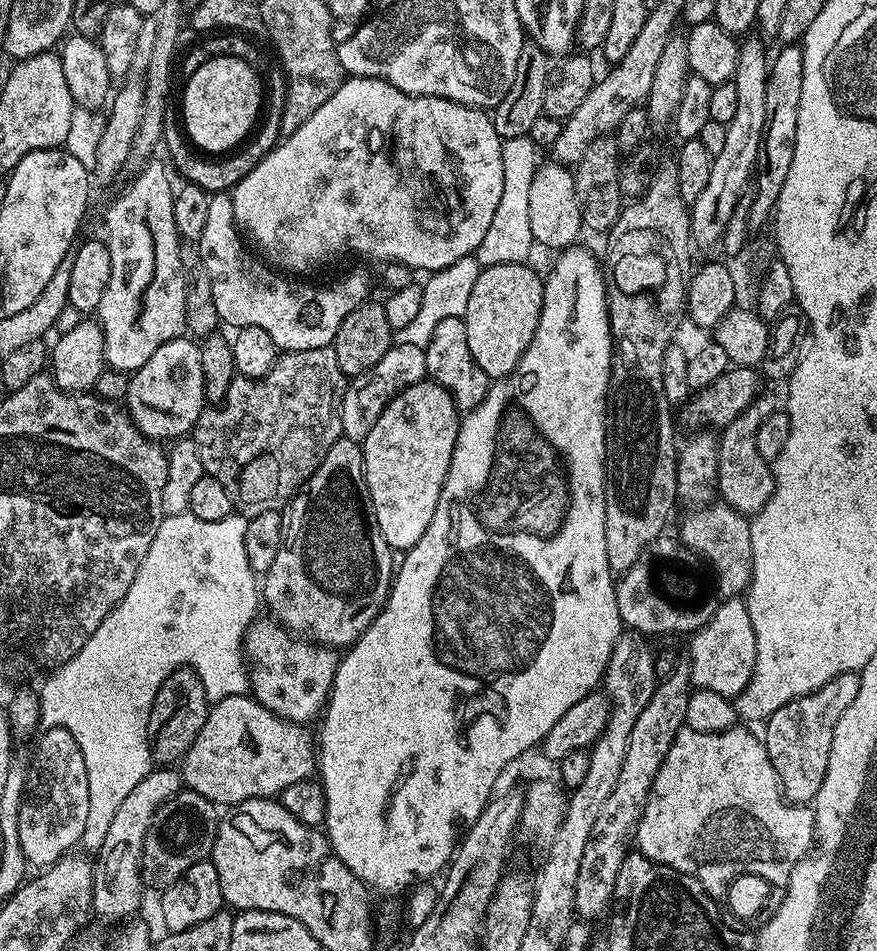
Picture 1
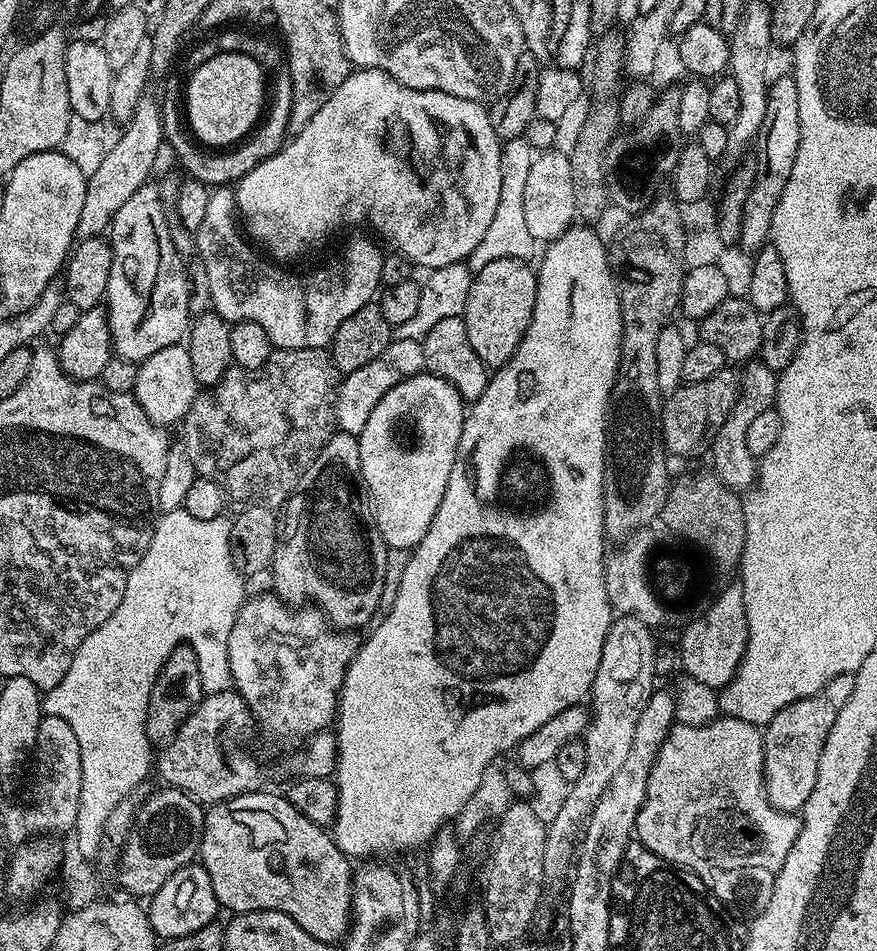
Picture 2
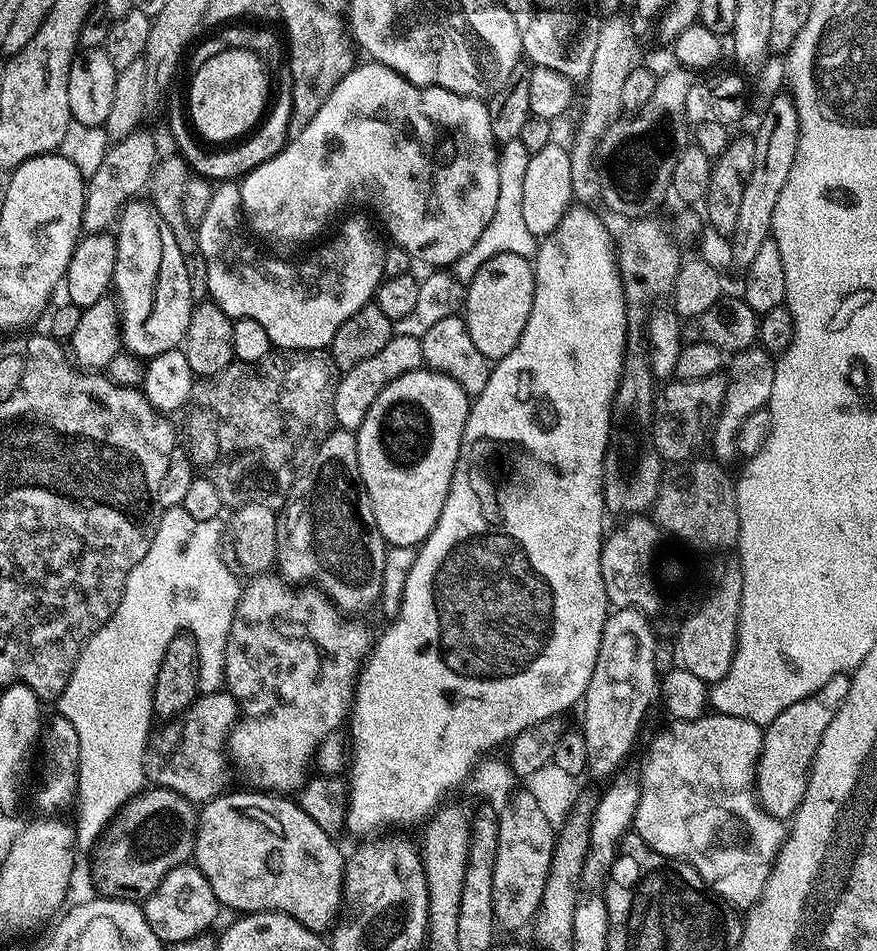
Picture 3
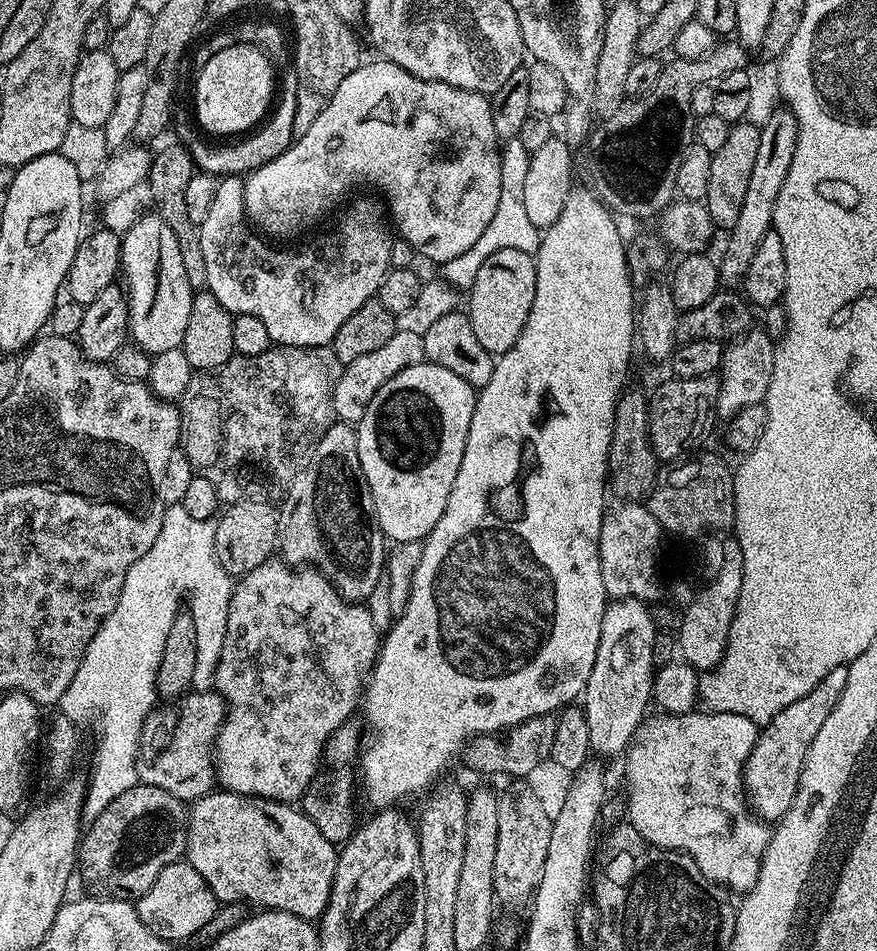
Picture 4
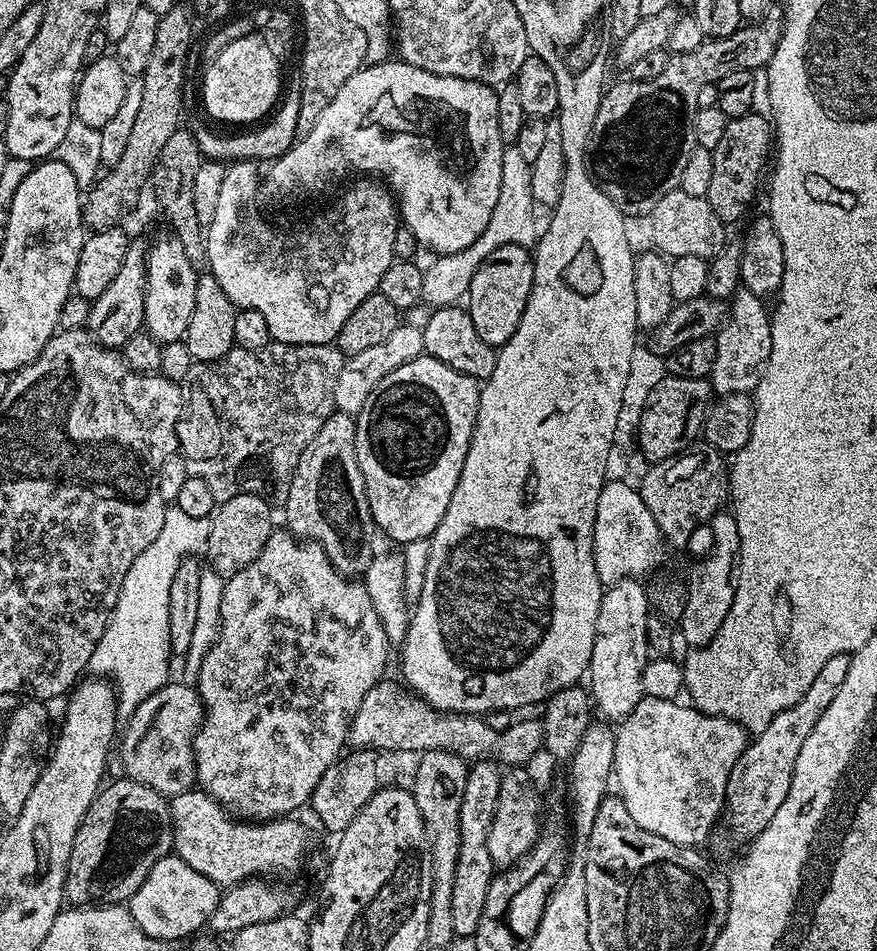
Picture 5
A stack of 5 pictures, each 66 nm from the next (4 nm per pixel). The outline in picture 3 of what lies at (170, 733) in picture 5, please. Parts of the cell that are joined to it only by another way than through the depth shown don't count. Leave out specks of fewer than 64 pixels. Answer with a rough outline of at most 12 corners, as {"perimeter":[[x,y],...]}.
{"perimeter":[[227,690],[197,695],[159,787],[207,802],[242,709]]}

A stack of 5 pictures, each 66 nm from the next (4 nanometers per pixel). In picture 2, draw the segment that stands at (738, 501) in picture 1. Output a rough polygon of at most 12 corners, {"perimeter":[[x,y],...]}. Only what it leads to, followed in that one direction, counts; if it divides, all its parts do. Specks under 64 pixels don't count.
{"perimeter":[[743,365],[740,397],[711,437],[712,468],[726,487],[751,489],[758,460],[746,430],[776,403],[777,373]]}

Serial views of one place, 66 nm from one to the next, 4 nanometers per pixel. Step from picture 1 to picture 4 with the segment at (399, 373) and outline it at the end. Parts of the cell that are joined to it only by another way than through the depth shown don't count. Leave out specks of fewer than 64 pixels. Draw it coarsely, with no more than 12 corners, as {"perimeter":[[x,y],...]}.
{"perimeter":[[396,331],[343,365],[335,419],[359,424],[394,374],[423,363],[423,335]]}

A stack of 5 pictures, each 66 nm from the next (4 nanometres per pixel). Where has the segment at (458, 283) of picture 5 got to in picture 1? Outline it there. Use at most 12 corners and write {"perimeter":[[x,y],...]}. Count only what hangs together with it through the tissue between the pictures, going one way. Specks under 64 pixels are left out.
{"perimeter":[[531,135],[501,143],[502,199],[475,250],[481,268],[523,264],[533,243]]}

